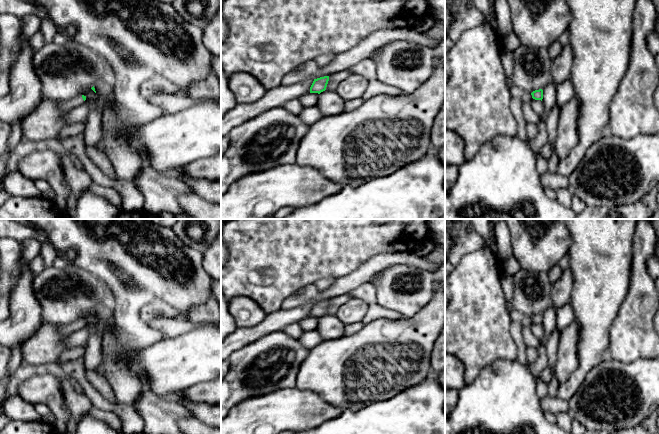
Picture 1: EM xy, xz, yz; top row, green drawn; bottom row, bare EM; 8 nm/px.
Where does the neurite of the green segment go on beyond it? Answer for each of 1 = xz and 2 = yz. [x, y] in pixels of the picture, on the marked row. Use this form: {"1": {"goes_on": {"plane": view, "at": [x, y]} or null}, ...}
{"1": {"goes_on": null}, "2": {"goes_on": null}}

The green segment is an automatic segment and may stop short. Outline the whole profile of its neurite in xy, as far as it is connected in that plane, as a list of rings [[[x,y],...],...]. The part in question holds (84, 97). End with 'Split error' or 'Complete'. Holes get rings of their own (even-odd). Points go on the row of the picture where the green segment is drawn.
[[[76,96],[74,98],[71,98],[67,101],[61,101],[59,103],[59,109],[64,112],[69,112],[72,108],[80,105],[81,103],[84,103],[86,100],[86,96]]]. Split error

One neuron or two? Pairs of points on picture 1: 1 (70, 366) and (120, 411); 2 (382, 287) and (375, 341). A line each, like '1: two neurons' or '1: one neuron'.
1: one neuron
2: two neurons

